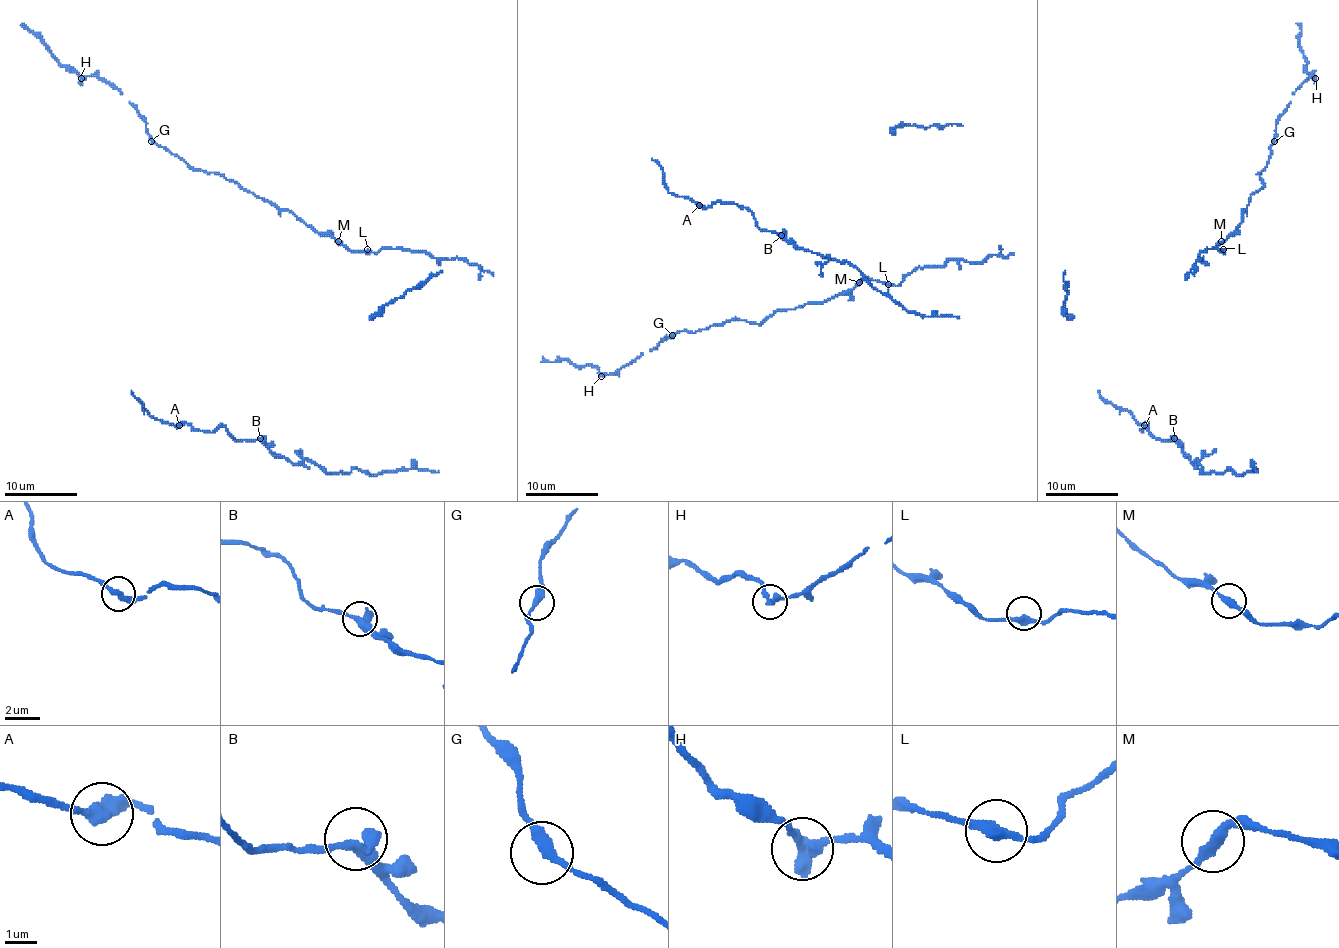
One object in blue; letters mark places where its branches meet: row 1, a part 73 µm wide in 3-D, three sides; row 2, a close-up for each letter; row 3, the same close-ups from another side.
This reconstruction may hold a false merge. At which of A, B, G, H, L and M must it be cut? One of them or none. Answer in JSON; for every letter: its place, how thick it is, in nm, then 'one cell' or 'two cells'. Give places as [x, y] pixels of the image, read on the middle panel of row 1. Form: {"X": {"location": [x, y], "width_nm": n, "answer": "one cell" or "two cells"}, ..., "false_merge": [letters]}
{"A": {"location": [699, 205], "width_nm": 360, "answer": "one cell"}, "B": {"location": [781, 235], "width_nm": 440, "answer": "one cell"}, "G": {"location": [672, 335], "width_nm": 340, "answer": "one cell"}, "H": {"location": [601, 376], "width_nm": 340, "answer": "two cells"}, "L": {"location": [888, 284], "width_nm": 320, "answer": "one cell"}, "M": {"location": [859, 282], "width_nm": 320, "answer": "one cell"}, "false_merge": ["H"]}

